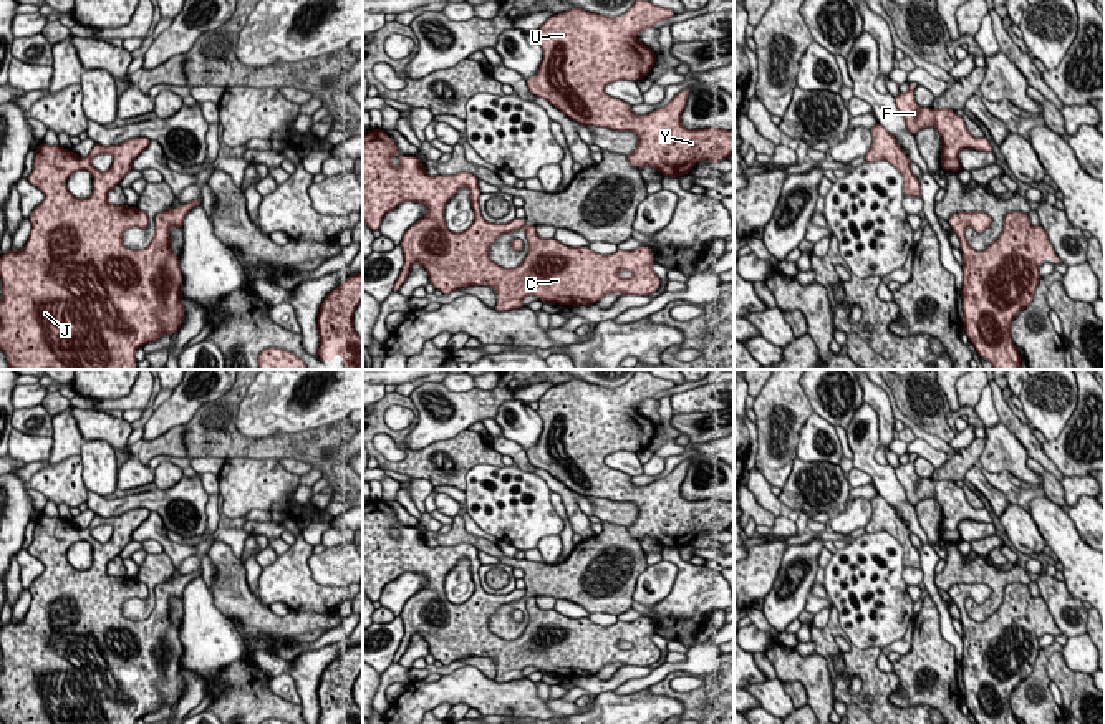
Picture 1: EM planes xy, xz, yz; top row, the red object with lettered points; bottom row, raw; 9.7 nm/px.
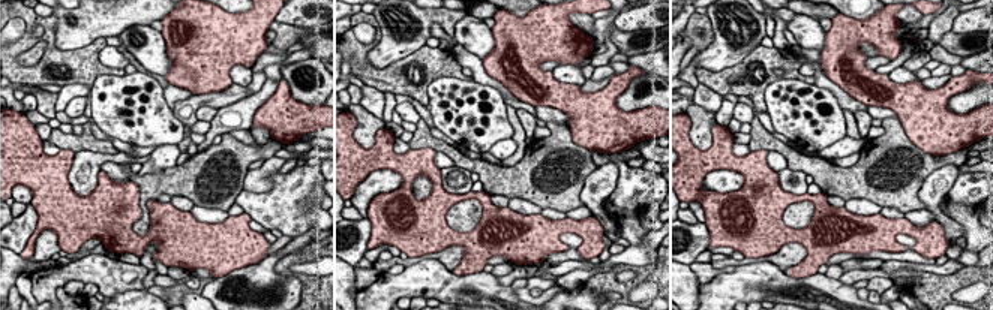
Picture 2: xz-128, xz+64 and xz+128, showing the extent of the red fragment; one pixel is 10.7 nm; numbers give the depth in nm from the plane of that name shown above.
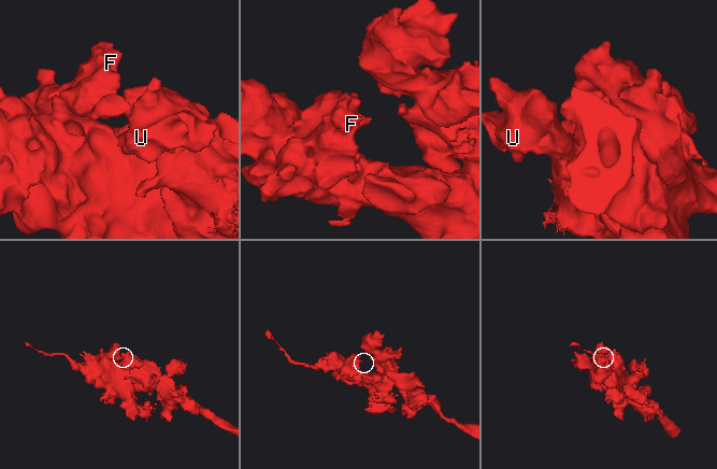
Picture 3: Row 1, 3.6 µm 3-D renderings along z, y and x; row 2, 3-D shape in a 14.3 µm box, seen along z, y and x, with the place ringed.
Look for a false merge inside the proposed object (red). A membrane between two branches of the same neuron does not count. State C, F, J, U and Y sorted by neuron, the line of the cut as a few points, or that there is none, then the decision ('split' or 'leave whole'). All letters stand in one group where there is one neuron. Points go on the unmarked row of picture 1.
C F J U Y; no cut; leave whole

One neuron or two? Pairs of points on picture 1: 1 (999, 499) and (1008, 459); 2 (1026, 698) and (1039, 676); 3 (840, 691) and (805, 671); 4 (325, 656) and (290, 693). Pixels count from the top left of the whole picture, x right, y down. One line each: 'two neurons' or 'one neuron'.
1: two neurons
2: one neuron
3: two neurons
4: two neurons

